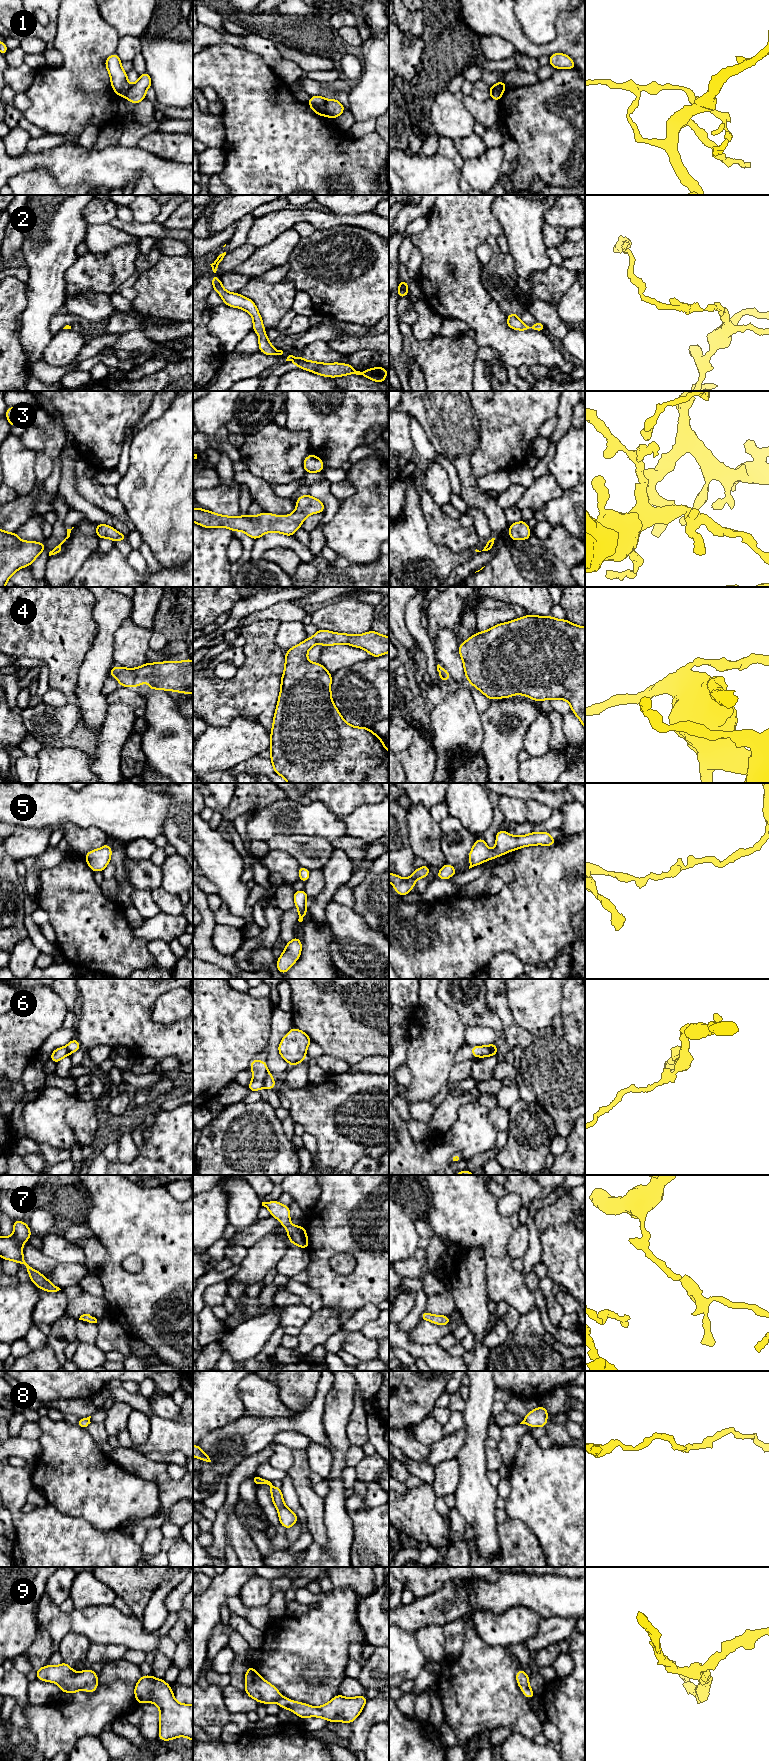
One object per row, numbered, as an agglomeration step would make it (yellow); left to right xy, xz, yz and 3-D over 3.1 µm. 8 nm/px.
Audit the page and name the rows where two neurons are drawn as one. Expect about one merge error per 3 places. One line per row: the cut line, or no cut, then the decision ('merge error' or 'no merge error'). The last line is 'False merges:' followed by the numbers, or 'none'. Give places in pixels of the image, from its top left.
1: cut in xz along (326, 100), (325, 115); merge error
2: no cut; no merge error
3: no cut; no merge error
4: no cut; no merge error
5: no cut; no merge error
6: cut in xz along (267, 1071), (262, 1087); merge error
7: no cut; no merge error
8: no cut; no merge error
9: no cut; no merge error
False merges: 1, 6

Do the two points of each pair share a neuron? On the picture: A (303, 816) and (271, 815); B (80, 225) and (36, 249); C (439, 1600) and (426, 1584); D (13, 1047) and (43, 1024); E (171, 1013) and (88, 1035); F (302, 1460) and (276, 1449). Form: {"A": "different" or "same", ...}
{"A": "same", "B": "same", "C": "different", "D": "same", "E": "different", "F": "different"}

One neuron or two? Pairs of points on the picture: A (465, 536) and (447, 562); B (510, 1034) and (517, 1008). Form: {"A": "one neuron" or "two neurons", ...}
{"A": "two neurons", "B": "two neurons"}

